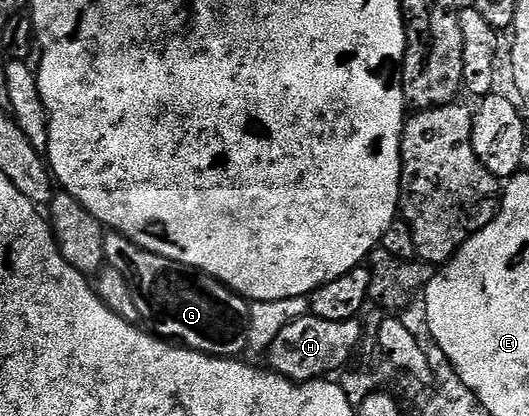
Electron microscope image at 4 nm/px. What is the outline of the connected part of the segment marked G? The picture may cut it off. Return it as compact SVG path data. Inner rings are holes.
M113 231L107 232L102 238L105 264L109 268L120 271L124 279L129 282L131 297L135 301L141 320L153 336L173 343L184 349L191 349L209 357L237 358L243 352L246 341L246 313L238 309L243 298L239 297L233 289L227 289L221 281L213 280L194 271L187 271L181 265L164 259L155 253L144 251L140 246L134 245L122 234Z

